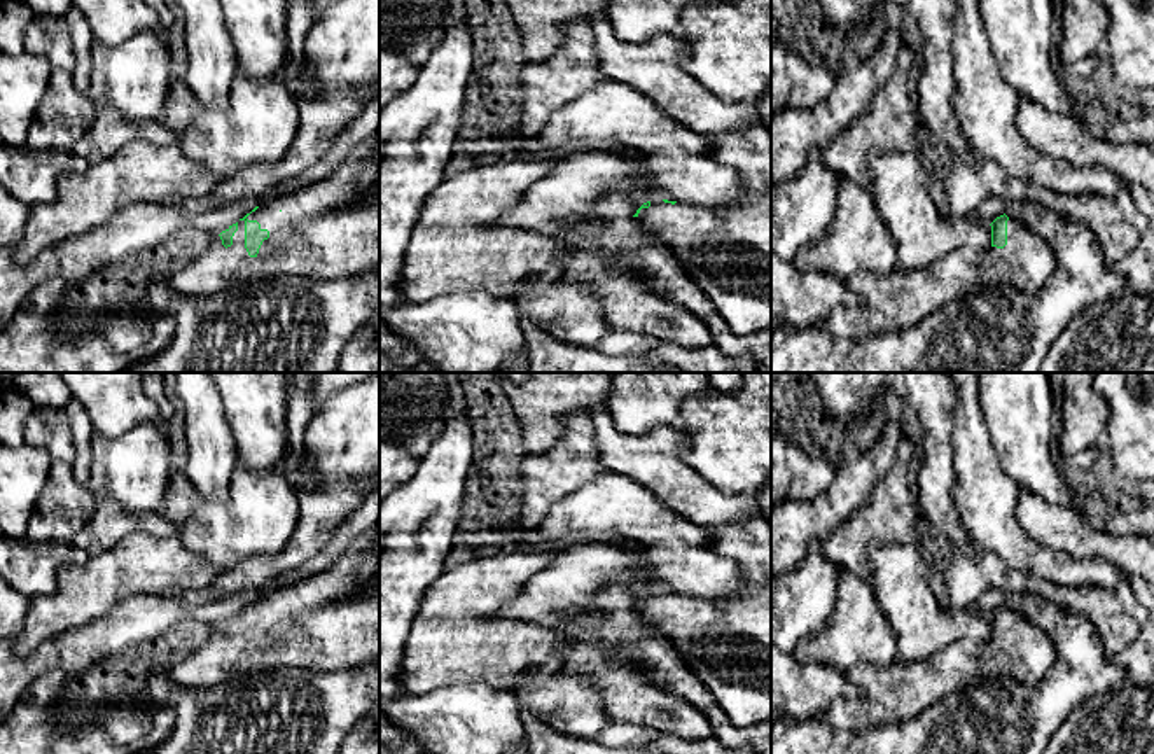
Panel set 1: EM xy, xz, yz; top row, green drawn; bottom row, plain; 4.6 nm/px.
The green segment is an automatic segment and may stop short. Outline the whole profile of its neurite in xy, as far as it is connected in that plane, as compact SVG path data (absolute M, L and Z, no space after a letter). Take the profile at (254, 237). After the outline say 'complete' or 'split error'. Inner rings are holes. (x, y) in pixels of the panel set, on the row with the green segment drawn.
M369 145L353 149L325 178L268 198L222 231L199 257L173 269L168 285L175 294L196 297L259 278L295 275L332 282L364 273L379 273L379 182Z; split error

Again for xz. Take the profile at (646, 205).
M754 122L745 131L706 138L712 157L738 171L748 198L719 206L668 199L647 201L633 217L640 220L649 241L677 255L680 266L712 299L733 334L771 331L771 131Z; split error

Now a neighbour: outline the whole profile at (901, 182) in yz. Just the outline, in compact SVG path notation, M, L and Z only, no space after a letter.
M911 152L883 154L872 161L871 171L871 194L897 245L895 268L923 268L962 247L991 248L990 224L939 213L925 157Z

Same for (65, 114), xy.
M52 68L38 115L28 128L26 147L35 152L68 152L94 117L96 110L91 100L73 87L72 73Z

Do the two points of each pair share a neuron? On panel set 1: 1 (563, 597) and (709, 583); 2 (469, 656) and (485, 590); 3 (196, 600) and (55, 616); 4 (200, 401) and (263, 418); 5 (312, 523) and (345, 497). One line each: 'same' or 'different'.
1: different
2: same
3: different
4: different
5: same

